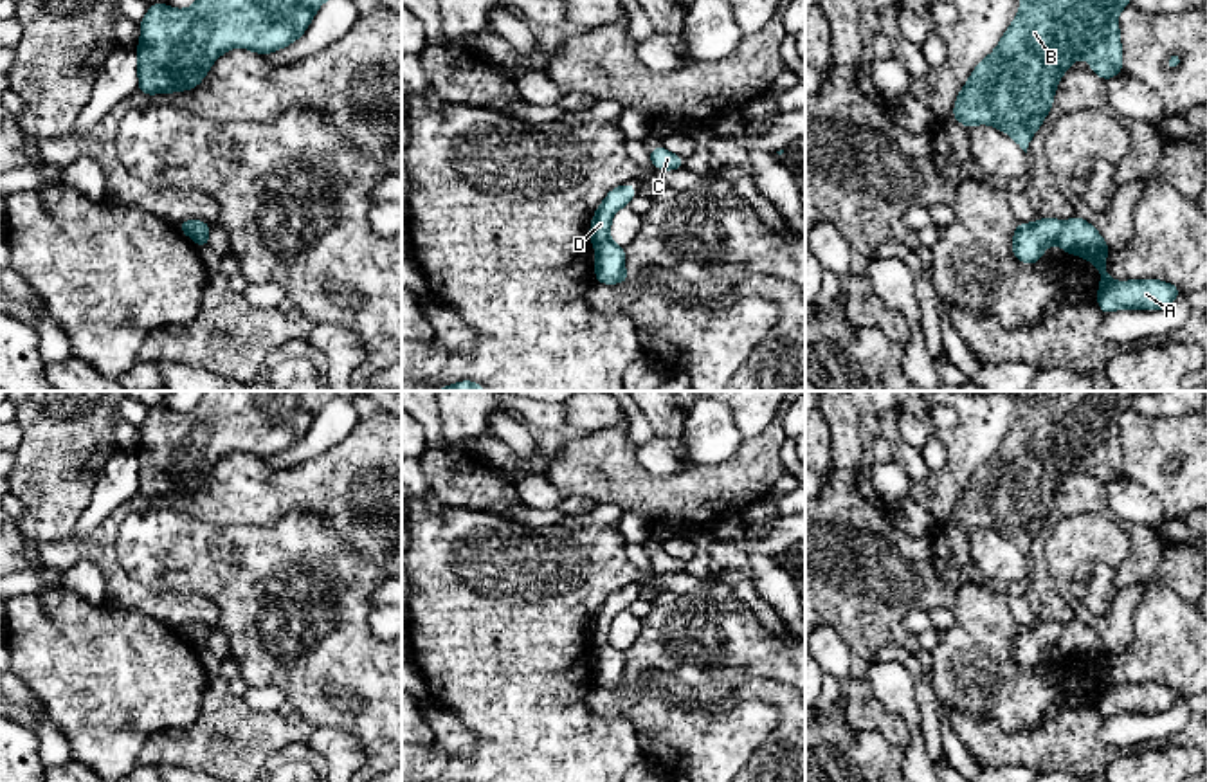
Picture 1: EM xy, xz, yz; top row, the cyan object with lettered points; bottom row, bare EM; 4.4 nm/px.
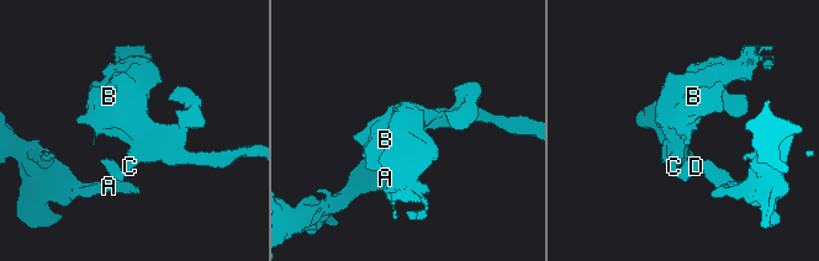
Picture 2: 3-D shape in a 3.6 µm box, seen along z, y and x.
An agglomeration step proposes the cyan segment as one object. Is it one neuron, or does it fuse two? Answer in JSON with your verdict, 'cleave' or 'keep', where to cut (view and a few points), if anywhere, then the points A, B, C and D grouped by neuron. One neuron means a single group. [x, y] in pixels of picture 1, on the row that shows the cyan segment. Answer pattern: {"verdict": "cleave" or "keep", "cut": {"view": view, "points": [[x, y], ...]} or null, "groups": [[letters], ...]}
{"verdict": "cleave", "cut": {"view": "yz", "points": [[1063, 222], [1056, 242]]}, "groups": [["A"], ["B", "C", "D"]]}

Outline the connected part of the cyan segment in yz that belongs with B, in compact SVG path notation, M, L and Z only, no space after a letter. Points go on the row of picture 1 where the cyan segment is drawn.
M1020 0L1020 11L1005 29L996 49L973 68L958 92L951 119L958 119L966 130L976 124L994 126L1011 135L1027 153L1032 135L1050 114L1063 74L1075 59L1086 58L1090 70L1104 81L1122 74L1122 45L1117 18L1126 5L1130 5L1130 0Z

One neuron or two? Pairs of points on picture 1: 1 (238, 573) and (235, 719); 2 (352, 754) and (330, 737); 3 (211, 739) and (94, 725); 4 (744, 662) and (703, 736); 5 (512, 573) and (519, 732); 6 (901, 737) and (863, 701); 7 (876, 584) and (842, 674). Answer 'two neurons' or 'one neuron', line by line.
1: two neurons
2: one neuron
3: two neurons
4: one neuron
5: one neuron
6: one neuron
7: two neurons

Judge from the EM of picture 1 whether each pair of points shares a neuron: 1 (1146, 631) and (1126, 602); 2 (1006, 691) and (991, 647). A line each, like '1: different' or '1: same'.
1: different
2: same

